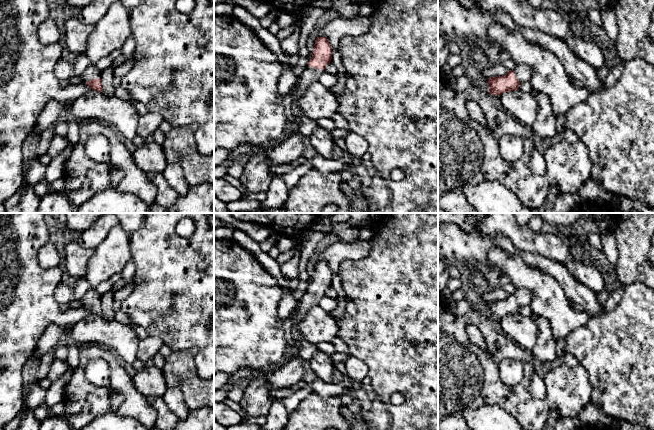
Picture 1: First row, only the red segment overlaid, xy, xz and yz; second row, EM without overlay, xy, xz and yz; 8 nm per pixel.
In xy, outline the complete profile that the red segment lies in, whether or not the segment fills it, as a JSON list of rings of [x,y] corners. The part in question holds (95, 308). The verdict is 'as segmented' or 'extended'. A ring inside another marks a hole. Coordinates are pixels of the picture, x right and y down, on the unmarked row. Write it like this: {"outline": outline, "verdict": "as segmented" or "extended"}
{"outline": [[[90,288],[80,301],[83,307],[87,308],[92,314],[102,316],[103,309],[100,300],[101,294],[93,288]]], "verdict": "extended"}

